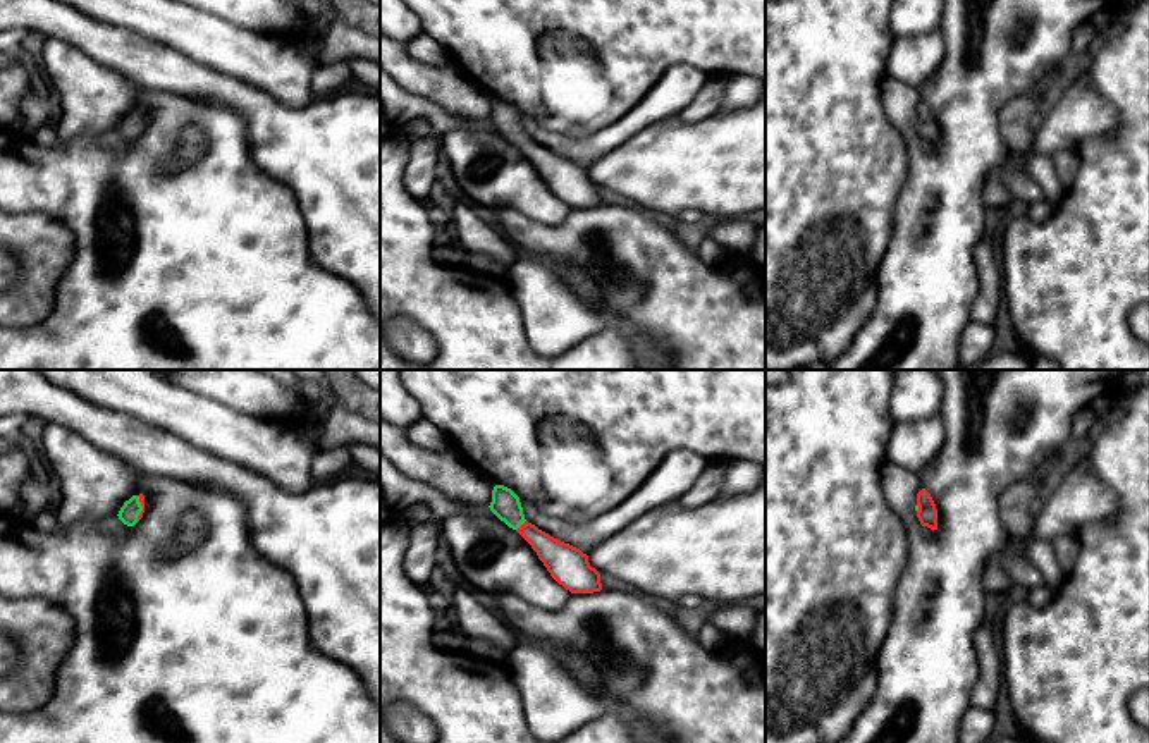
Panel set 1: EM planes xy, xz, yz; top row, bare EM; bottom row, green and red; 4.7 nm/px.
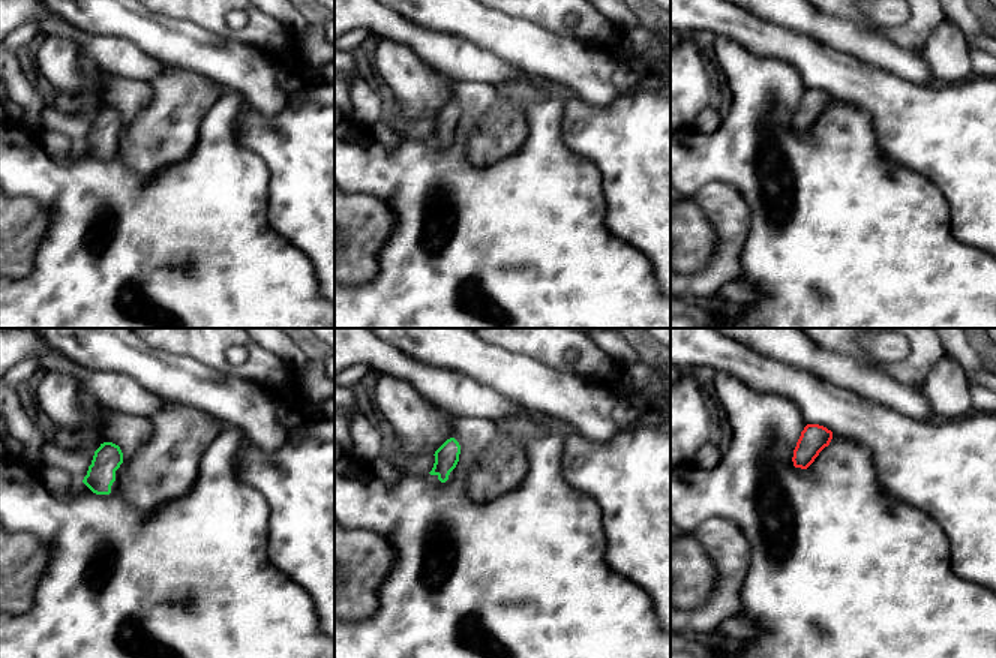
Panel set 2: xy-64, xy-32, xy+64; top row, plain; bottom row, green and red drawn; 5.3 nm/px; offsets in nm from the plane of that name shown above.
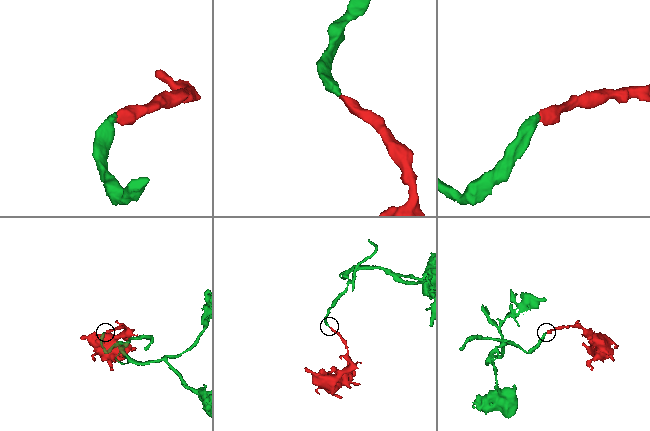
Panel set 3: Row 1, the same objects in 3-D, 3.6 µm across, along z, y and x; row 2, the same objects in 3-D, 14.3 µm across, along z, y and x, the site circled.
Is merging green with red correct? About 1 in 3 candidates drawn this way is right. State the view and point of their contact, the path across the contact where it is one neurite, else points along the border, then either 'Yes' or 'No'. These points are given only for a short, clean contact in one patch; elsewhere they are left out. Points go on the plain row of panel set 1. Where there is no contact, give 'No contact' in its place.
Touches green at xz (522, 138). Path across: xz (506, 121), (522, 138), (561, 174). Yes

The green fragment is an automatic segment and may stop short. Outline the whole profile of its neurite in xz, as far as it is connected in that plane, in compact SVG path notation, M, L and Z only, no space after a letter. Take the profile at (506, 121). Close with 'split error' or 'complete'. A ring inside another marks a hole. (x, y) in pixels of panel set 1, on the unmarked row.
M504 100L492 105L490 126L516 144L537 167L550 191L571 208L602 205L600 187L590 181L588 170L528 138L519 112Z; split error

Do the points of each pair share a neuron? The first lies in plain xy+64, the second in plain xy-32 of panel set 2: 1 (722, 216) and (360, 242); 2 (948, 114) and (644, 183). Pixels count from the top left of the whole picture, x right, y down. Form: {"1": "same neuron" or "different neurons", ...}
{"1": "same neuron", "2": "same neuron"}

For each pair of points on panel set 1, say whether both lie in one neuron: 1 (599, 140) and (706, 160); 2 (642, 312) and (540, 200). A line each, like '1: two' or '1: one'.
1: two
2: two

